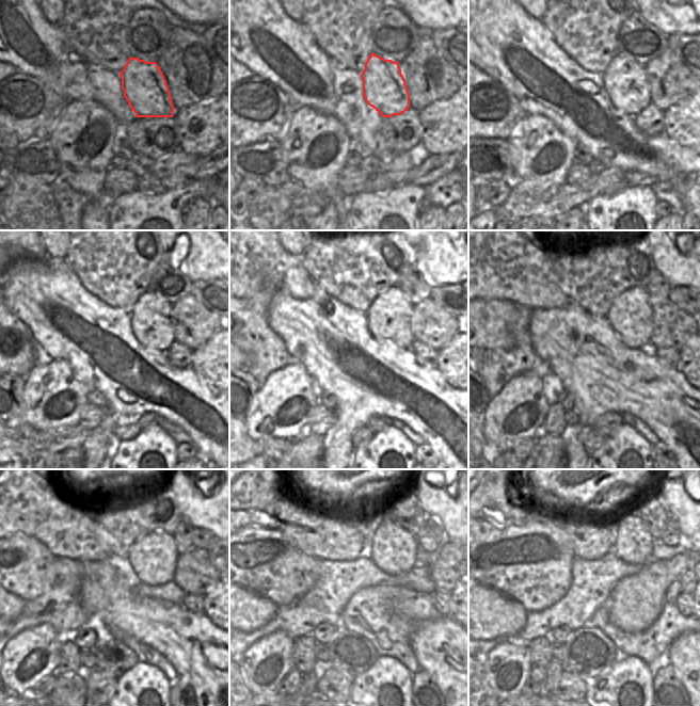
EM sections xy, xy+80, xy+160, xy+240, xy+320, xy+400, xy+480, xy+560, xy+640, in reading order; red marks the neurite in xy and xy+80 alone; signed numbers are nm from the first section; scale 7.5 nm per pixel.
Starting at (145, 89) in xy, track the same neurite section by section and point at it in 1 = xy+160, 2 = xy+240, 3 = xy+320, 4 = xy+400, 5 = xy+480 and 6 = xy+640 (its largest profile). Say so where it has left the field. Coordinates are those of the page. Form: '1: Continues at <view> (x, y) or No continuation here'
1: Continues at xy+160 (625, 82)
2: Continues at xy+240 (150, 323)
3: Continues at xy+320 (390, 316)
4: Continues at xy+400 (631, 316)
5: Continues at xy+480 (154, 557)
6: Continues at xy+640 (634, 544).

